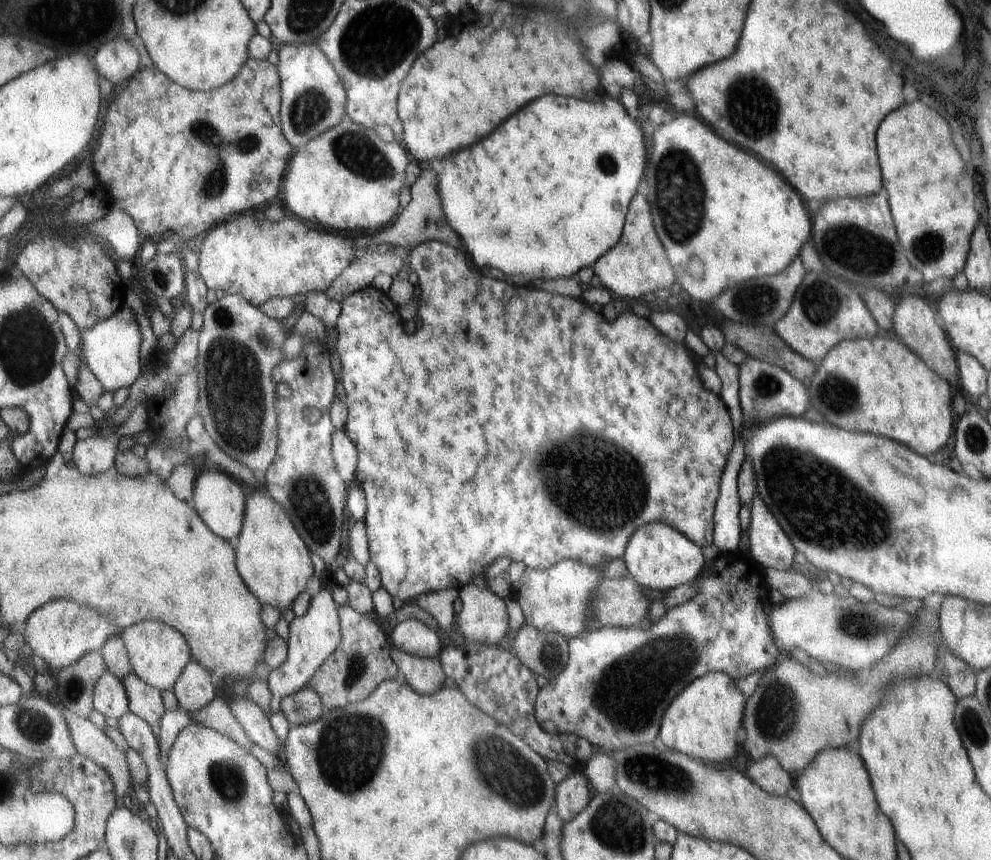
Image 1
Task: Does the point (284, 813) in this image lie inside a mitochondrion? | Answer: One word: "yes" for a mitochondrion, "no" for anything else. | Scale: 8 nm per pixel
no

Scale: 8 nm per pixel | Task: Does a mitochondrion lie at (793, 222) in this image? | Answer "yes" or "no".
no

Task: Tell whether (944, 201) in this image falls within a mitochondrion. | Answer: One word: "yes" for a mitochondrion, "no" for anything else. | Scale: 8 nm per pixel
no

